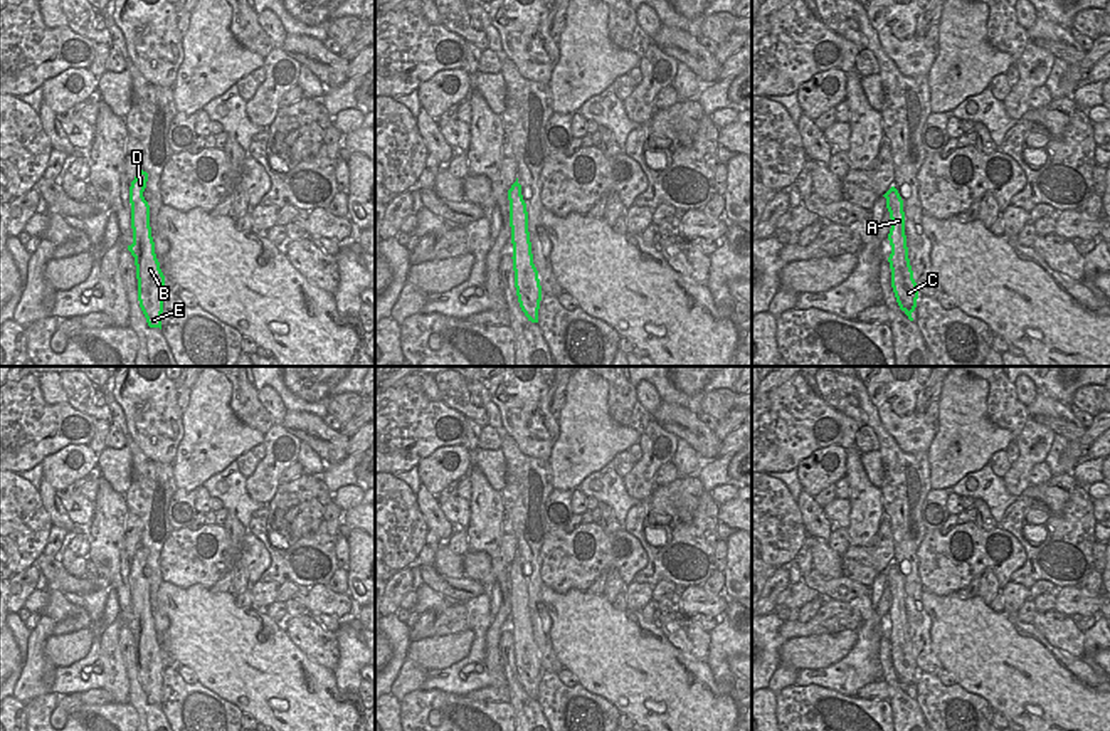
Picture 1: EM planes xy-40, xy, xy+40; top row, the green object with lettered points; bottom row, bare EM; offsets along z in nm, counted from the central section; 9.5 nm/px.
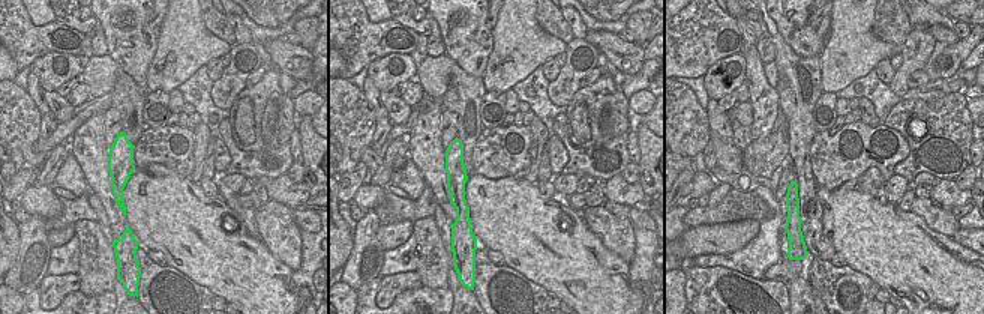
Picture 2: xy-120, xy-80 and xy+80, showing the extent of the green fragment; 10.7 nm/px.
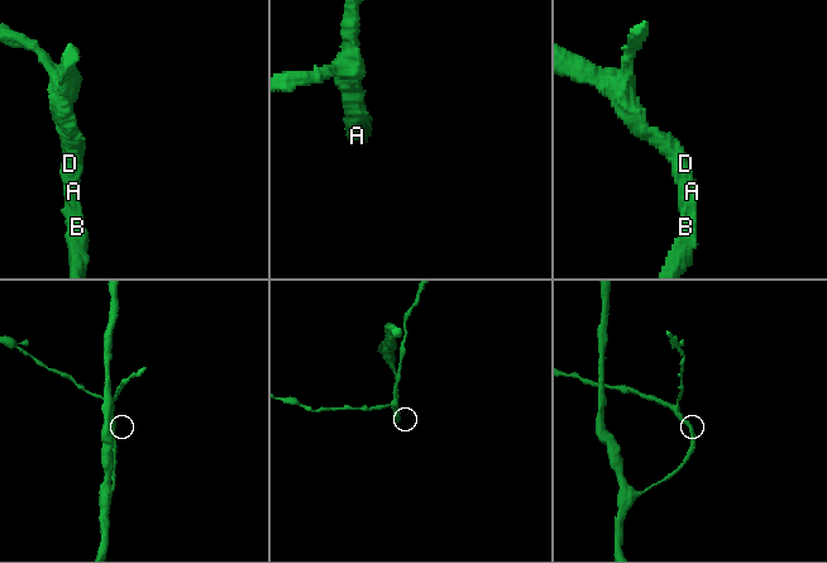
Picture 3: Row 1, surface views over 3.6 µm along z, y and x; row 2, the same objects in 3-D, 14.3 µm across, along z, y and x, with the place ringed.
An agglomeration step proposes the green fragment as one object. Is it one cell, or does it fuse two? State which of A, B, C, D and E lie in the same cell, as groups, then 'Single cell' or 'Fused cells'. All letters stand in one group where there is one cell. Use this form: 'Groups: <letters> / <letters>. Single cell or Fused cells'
Groups: A B C D E. Single cell.

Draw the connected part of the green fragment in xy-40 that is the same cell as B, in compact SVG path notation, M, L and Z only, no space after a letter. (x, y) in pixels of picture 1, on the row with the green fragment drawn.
M140 170L130 187L133 244L128 250L135 257L138 301L150 328L161 329L165 276L155 254L150 227L150 205L143 197L148 173Z

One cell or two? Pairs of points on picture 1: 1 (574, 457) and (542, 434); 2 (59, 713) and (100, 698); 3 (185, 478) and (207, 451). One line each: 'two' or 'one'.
1: two
2: one
3: one

